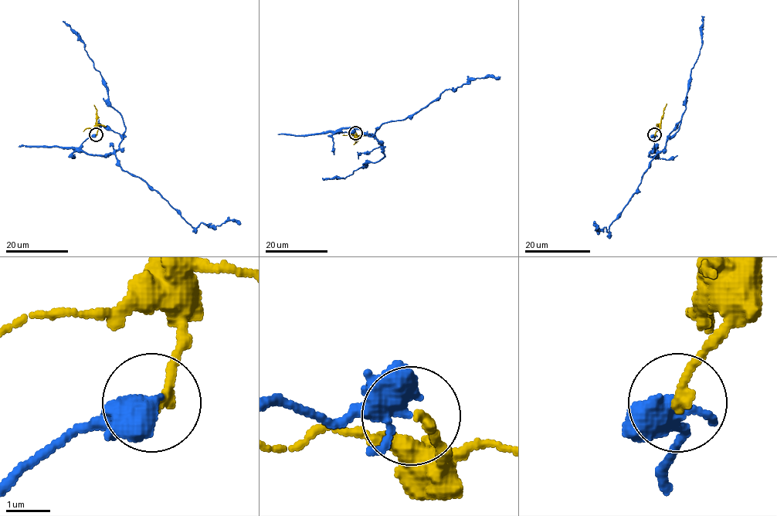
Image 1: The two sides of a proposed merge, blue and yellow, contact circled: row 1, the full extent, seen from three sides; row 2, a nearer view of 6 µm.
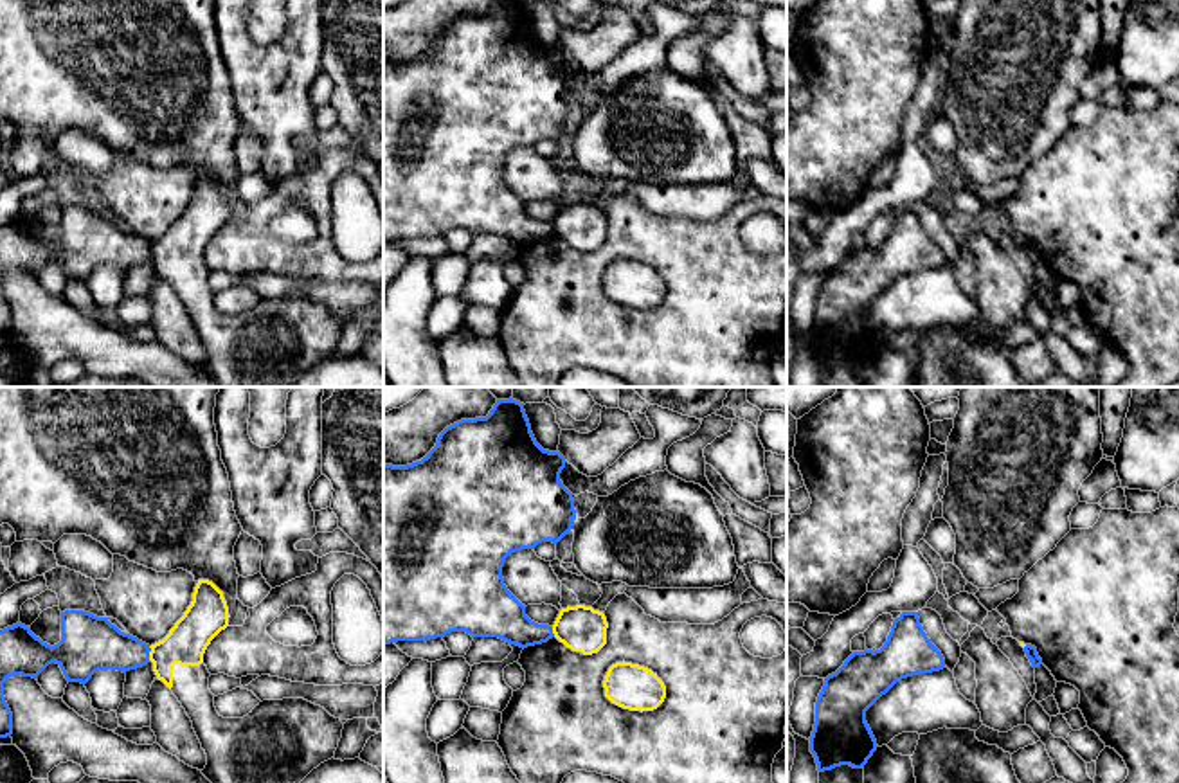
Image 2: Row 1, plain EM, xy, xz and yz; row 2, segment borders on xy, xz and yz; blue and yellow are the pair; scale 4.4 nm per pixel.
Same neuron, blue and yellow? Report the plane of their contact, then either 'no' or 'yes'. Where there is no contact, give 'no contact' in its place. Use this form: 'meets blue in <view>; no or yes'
meets blue in xy; no

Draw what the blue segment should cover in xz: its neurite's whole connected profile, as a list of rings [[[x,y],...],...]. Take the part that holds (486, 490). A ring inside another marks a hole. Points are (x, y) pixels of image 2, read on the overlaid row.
[[[509,398],[497,400],[486,418],[446,427],[421,461],[383,464],[383,644],[428,641],[450,632],[499,637],[520,648],[553,639],[553,626],[531,621],[526,605],[508,590],[502,567],[511,553],[542,542],[558,544],[572,529],[574,499],[560,481],[565,463],[560,452],[536,443],[524,403]]]

